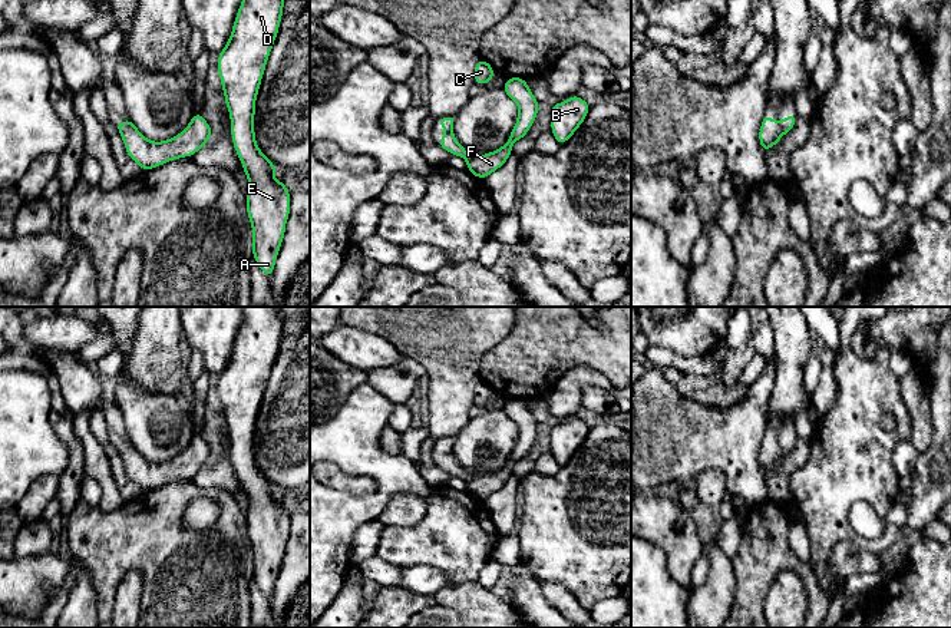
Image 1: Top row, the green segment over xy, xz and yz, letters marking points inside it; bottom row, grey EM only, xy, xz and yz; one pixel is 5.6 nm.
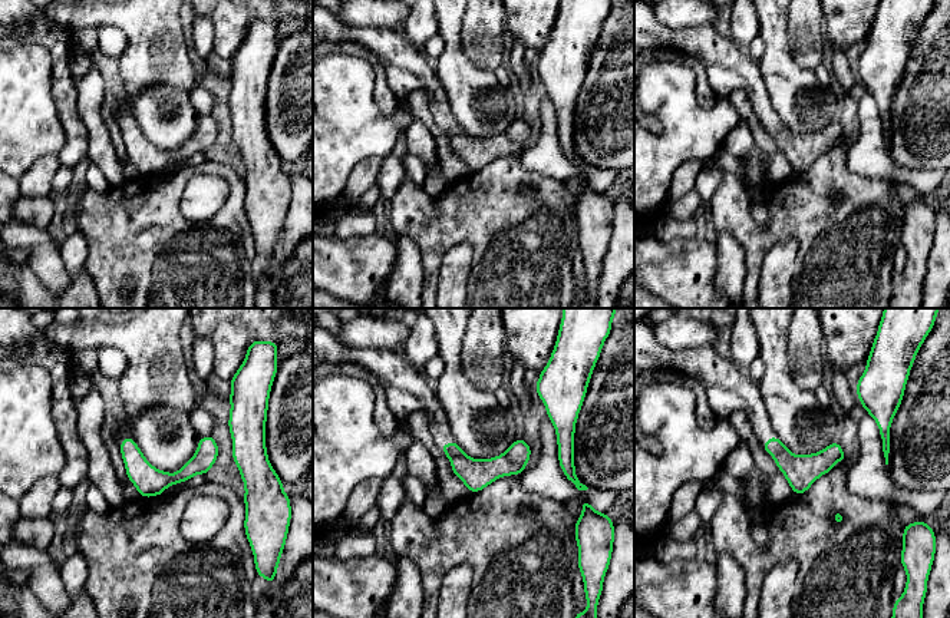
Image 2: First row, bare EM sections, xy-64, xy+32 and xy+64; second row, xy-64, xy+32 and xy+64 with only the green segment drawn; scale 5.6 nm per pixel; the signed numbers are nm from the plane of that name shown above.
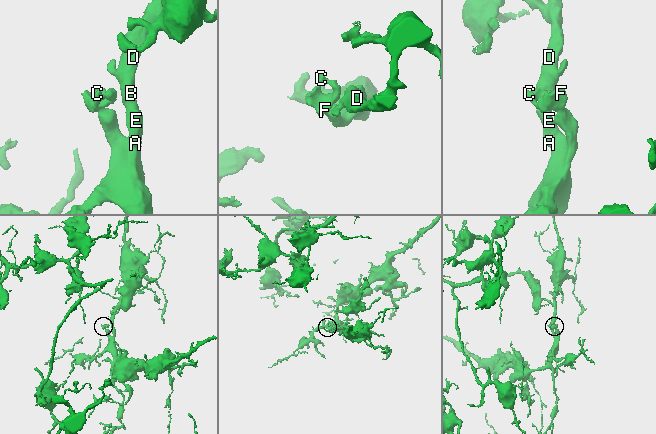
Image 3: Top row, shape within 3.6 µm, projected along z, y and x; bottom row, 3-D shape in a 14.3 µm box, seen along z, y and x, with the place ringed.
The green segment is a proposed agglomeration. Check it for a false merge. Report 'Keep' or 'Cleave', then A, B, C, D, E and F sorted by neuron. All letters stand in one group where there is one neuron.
Keep. Groups: A B C D E F

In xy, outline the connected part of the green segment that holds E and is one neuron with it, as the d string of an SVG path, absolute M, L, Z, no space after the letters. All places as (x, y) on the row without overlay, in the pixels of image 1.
M242 307L242 313L242 324L238 328L230 361L218 376L217 390L230 433L232 465L248 498L245 518L247 535L252 548L252 579L262 594L271 598L290 536L290 512L284 503L274 499L278 487L255 465L254 436L267 380L283 340L285 318L283 307Z

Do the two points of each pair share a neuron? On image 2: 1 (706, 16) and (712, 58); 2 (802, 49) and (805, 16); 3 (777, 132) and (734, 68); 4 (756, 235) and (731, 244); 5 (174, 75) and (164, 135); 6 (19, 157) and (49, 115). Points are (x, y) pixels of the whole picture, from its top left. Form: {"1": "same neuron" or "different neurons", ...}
{"1": "different neurons", "2": "same neuron", "3": "same neuron", "4": "different neurons", "5": "different neurons", "6": "same neuron"}

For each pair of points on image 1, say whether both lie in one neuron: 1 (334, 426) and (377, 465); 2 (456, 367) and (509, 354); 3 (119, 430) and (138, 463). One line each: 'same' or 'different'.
1: same
2: different
3: same

